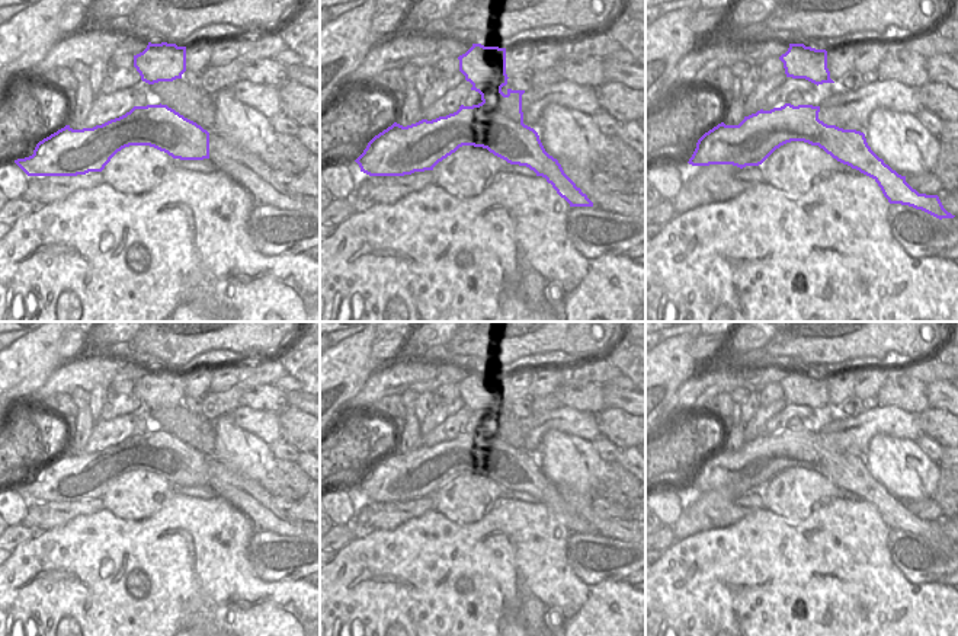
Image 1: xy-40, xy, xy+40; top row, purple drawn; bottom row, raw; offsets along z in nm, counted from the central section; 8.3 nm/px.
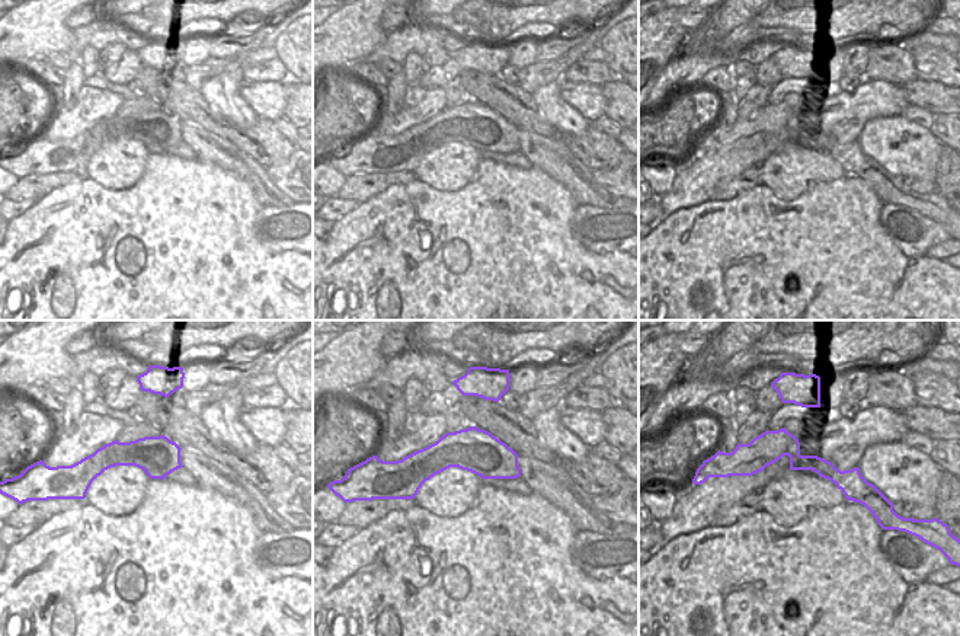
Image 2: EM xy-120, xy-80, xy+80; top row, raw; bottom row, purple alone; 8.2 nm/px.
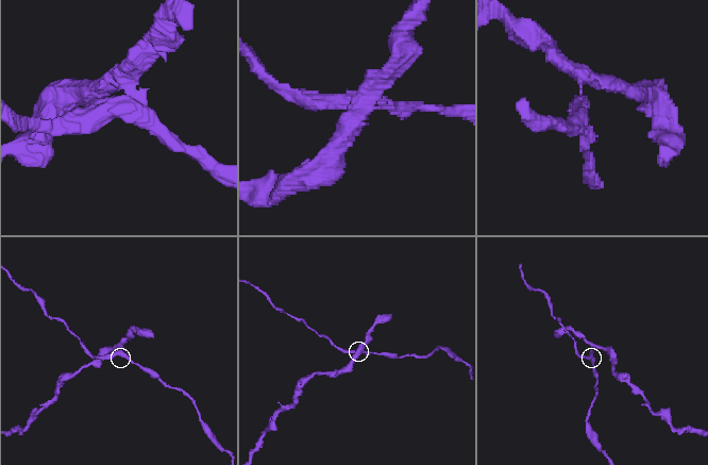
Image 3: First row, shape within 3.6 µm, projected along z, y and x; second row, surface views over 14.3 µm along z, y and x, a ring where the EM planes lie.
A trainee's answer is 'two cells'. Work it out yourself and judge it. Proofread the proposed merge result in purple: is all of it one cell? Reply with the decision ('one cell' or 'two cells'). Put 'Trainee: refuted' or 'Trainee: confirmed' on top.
Trainee: confirmed
two cells

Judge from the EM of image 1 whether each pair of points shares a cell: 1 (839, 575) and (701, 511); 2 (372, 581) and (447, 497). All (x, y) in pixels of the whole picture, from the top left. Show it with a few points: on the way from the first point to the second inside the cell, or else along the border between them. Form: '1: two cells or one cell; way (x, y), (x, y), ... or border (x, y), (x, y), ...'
1: two cells; border (713, 526), (708, 530), (681, 539)
2: two cells; border (433, 510), (457, 523), (467, 523)

